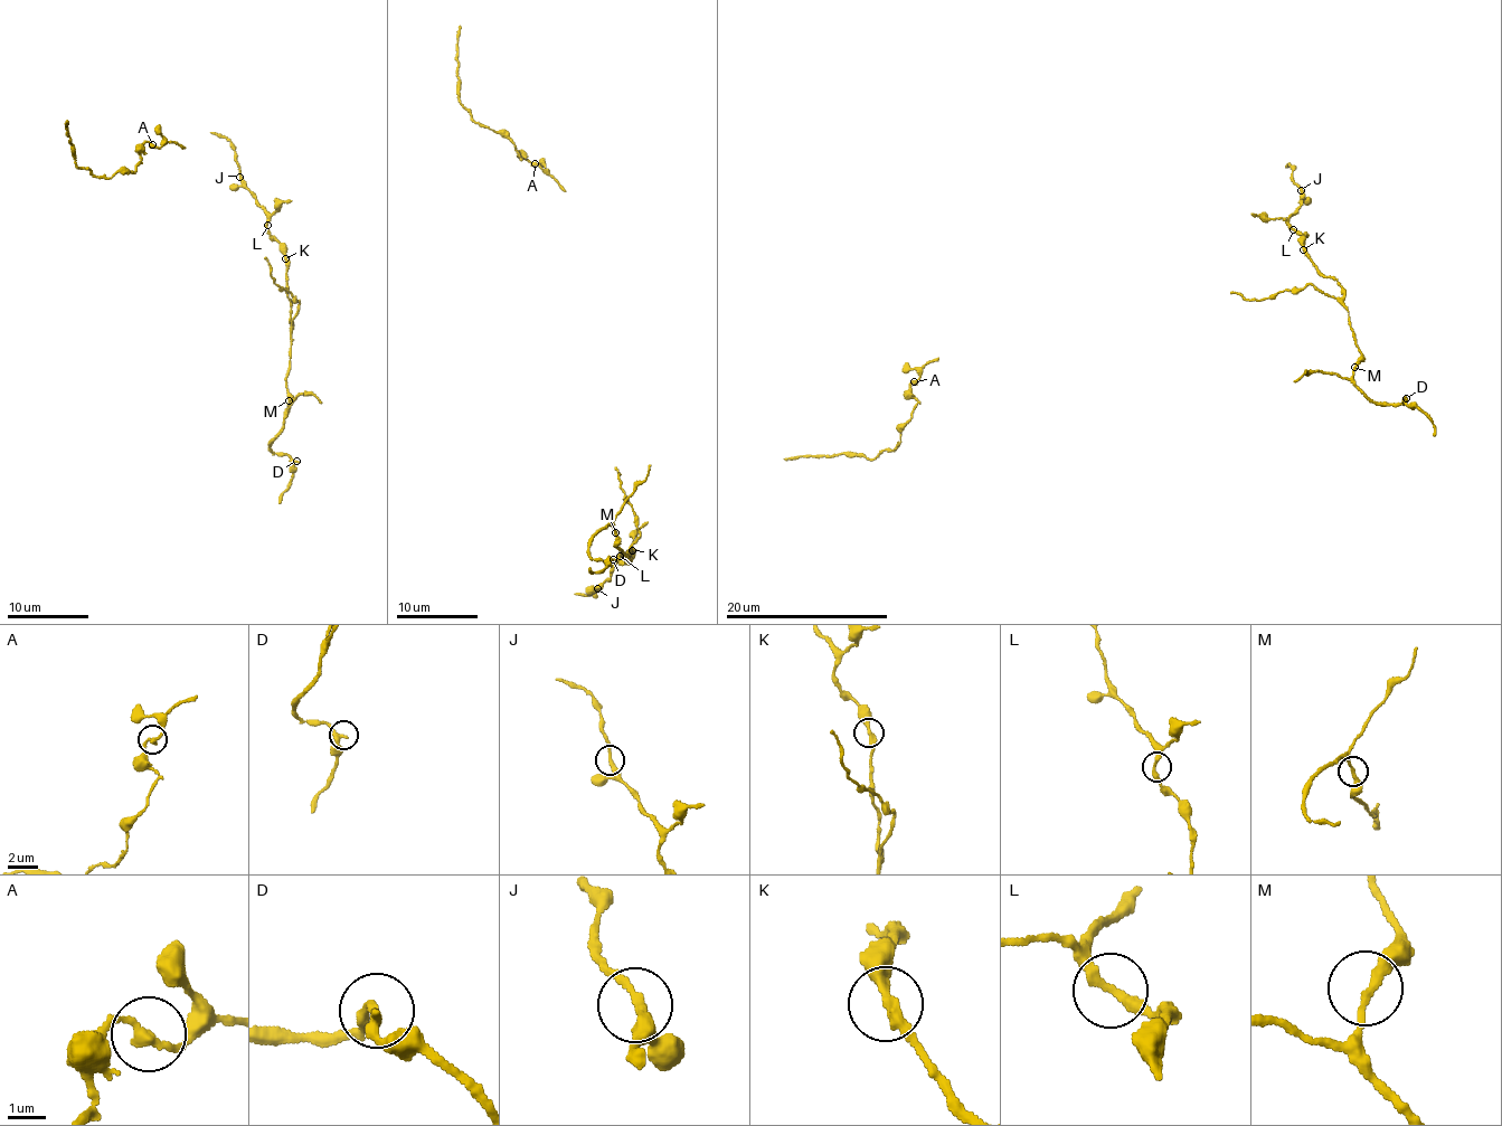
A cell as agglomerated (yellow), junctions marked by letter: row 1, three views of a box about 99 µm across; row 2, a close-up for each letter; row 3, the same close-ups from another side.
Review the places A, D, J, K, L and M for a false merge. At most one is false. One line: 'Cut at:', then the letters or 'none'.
Cut at: none

